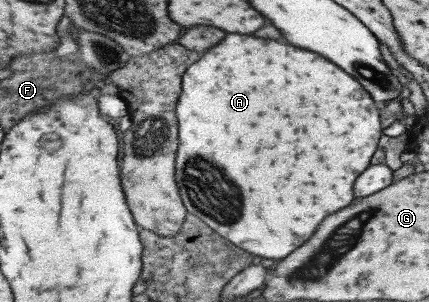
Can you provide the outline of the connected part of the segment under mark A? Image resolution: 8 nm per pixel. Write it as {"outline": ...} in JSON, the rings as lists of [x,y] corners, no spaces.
{"outline":[[[229,33],[227,39],[205,53],[205,57],[191,65],[183,76],[183,101],[179,101],[179,129],[181,129],[181,147],[179,147],[179,189],[183,189],[183,201],[189,209],[189,213],[196,215],[201,221],[205,221],[209,227],[213,227],[217,233],[230,239],[234,245],[259,255],[264,262],[268,263],[273,259],[285,259],[295,249],[299,249],[305,241],[313,237],[313,233],[319,229],[323,219],[327,215],[333,215],[335,211],[341,211],[349,207],[355,201],[353,185],[357,177],[369,169],[373,155],[377,153],[379,139],[383,137],[383,125],[379,109],[363,89],[358,79],[345,73],[339,65],[331,63],[329,59],[293,47],[289,43],[259,39],[253,35],[239,35]]]}

